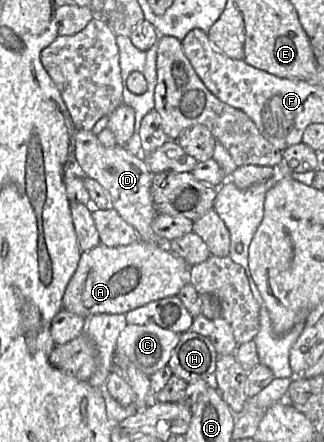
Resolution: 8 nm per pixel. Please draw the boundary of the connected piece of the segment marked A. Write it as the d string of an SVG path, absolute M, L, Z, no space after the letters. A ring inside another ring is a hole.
M138 240L125 246L107 247L99 244L82 252L78 266L62 297L62 308L69 312L89 317L96 314L126 314L149 302L177 296L181 288L190 283L191 266L174 255L164 243L149 243Z

